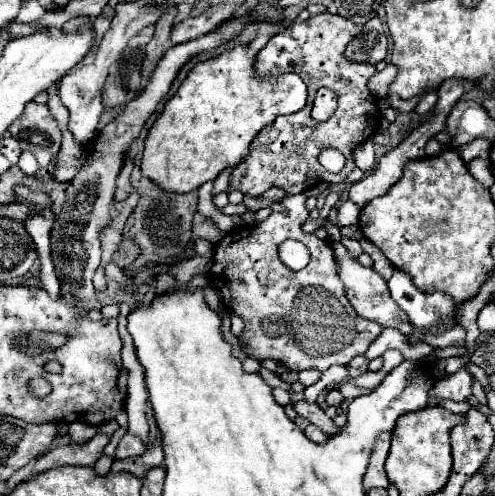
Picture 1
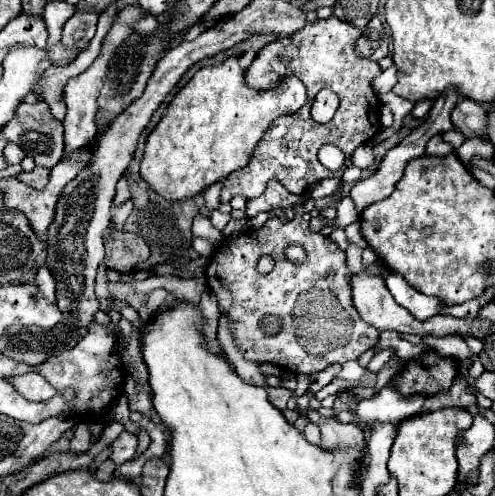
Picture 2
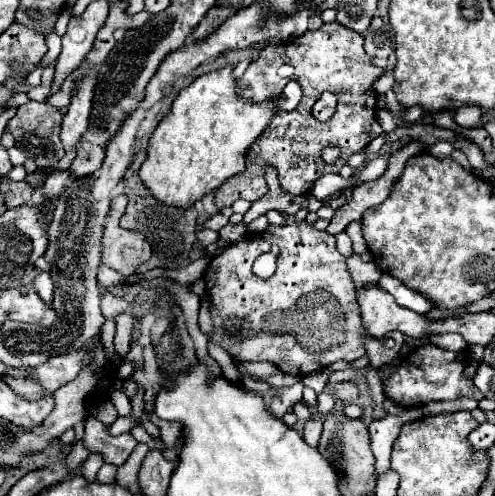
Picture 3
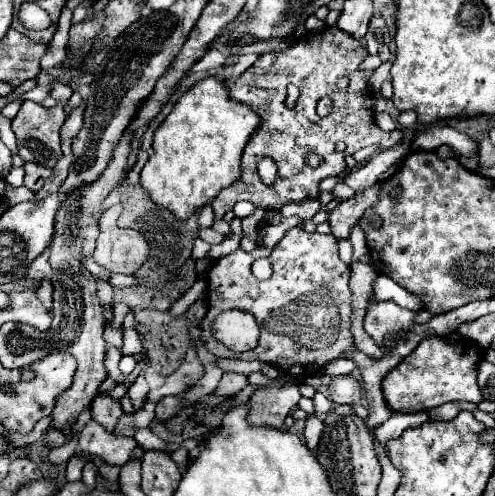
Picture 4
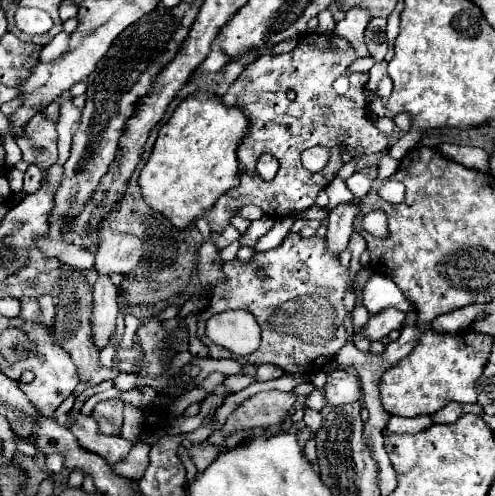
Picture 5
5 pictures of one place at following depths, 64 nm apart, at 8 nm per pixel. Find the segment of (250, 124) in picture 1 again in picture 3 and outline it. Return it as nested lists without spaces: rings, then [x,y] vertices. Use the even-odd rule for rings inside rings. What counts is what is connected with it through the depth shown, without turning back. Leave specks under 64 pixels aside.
[[[232,66],[198,76],[190,86],[180,90],[170,112],[152,132],[140,180],[156,200],[168,206],[190,208],[198,198],[214,192],[226,178],[242,172],[246,168],[246,152],[258,140],[256,136],[266,130],[276,114],[296,110],[302,96],[302,86],[292,80],[276,100],[252,102],[242,98]]]

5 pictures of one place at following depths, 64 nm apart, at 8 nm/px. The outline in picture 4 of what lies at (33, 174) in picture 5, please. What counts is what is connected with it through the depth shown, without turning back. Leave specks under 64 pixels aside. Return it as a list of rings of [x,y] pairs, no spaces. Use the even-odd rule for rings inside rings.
[[[26,162],[24,164],[24,170],[26,170],[24,186],[28,186],[30,190],[40,190],[44,186],[44,182],[52,176],[52,170],[50,168],[44,168],[44,166],[34,164],[34,162]]]

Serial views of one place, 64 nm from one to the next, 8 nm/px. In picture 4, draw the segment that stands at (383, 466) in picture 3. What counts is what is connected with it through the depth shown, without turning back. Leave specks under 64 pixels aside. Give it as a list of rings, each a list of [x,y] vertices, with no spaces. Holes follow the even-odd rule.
[[[392,412],[392,416],[376,426],[372,430],[374,434],[374,442],[380,444],[384,450],[386,450],[386,444],[394,438],[398,438],[406,428],[412,428],[412,426],[420,426],[428,420],[428,414],[426,412],[410,412],[410,414],[404,414],[404,412]]]

